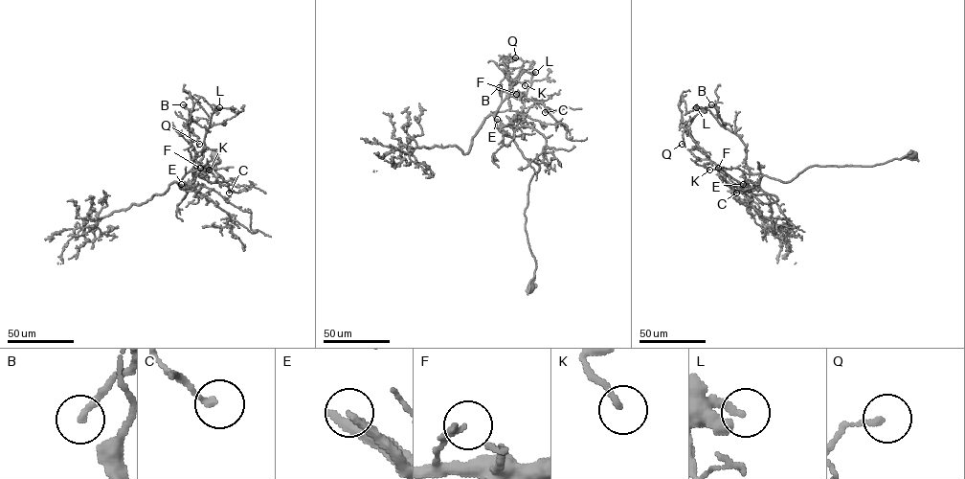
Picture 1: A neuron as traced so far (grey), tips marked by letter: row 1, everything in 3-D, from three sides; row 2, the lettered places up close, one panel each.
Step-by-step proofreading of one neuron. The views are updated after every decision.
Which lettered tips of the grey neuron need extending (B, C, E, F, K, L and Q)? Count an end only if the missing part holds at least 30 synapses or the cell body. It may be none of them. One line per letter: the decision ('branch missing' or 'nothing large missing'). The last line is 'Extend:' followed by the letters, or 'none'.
B: nothing large missing
C: nothing large missing
E: branch missing
F: nothing large missing
K: nothing large missing
L: nothing large missing
Q: nothing large missing
Extend: E

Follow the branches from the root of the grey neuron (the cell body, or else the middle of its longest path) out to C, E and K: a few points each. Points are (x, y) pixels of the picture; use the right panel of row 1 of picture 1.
C: (910, 154), (871, 166), (811, 166), (788, 182), (763, 175), (751, 188), (720, 170), (726, 184), (736, 193)
E: (910, 154), (871, 166), (811, 166), (788, 182), (763, 175), (753, 186), (747, 188), (743, 184)
K: (910, 154), (871, 166), (811, 166), (788, 182), (763, 175), (751, 188), (712, 161), (704, 165), (709, 170)

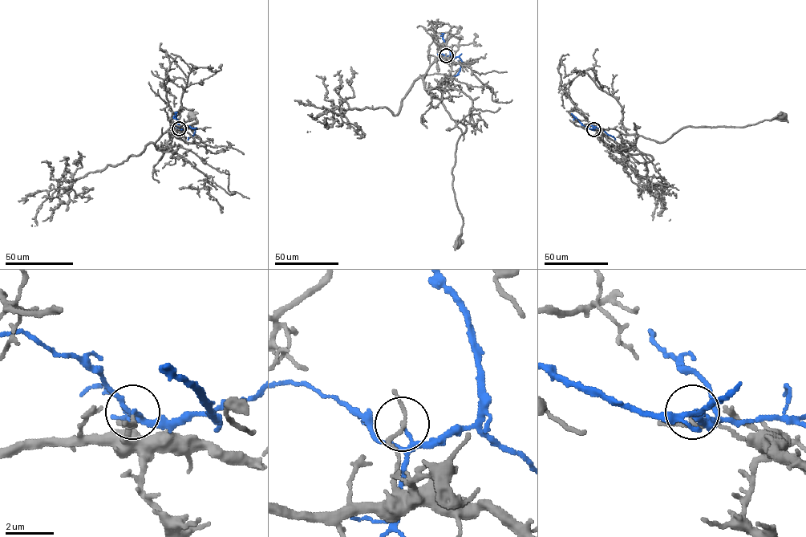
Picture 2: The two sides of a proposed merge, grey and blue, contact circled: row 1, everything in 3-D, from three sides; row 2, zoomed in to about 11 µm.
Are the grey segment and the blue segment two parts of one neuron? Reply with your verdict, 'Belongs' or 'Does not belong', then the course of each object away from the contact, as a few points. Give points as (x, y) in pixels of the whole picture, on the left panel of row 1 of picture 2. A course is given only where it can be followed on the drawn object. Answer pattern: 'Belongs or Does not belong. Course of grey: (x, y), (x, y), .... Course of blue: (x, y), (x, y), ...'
Does not belong. Course of grey: (179, 128), (166, 131), (156, 148), (174, 136), (200, 141), (185, 126), (197, 122), (192, 115). Course of blue: (179, 128), (188, 126), (196, 128), (194, 135), (188, 140)

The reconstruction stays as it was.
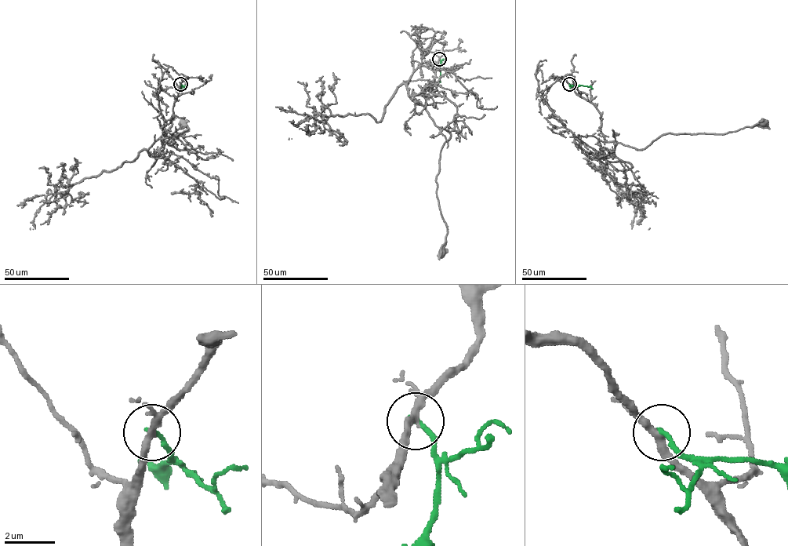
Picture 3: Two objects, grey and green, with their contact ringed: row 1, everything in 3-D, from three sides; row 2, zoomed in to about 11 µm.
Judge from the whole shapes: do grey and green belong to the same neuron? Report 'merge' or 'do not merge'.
do not merge

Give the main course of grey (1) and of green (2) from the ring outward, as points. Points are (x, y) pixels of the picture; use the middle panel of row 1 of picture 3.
1: (439, 59), (432, 90), (423, 94), (429, 117), (450, 135), (436, 176), (447, 228), (442, 252)
2: (439, 59), (441, 82)

